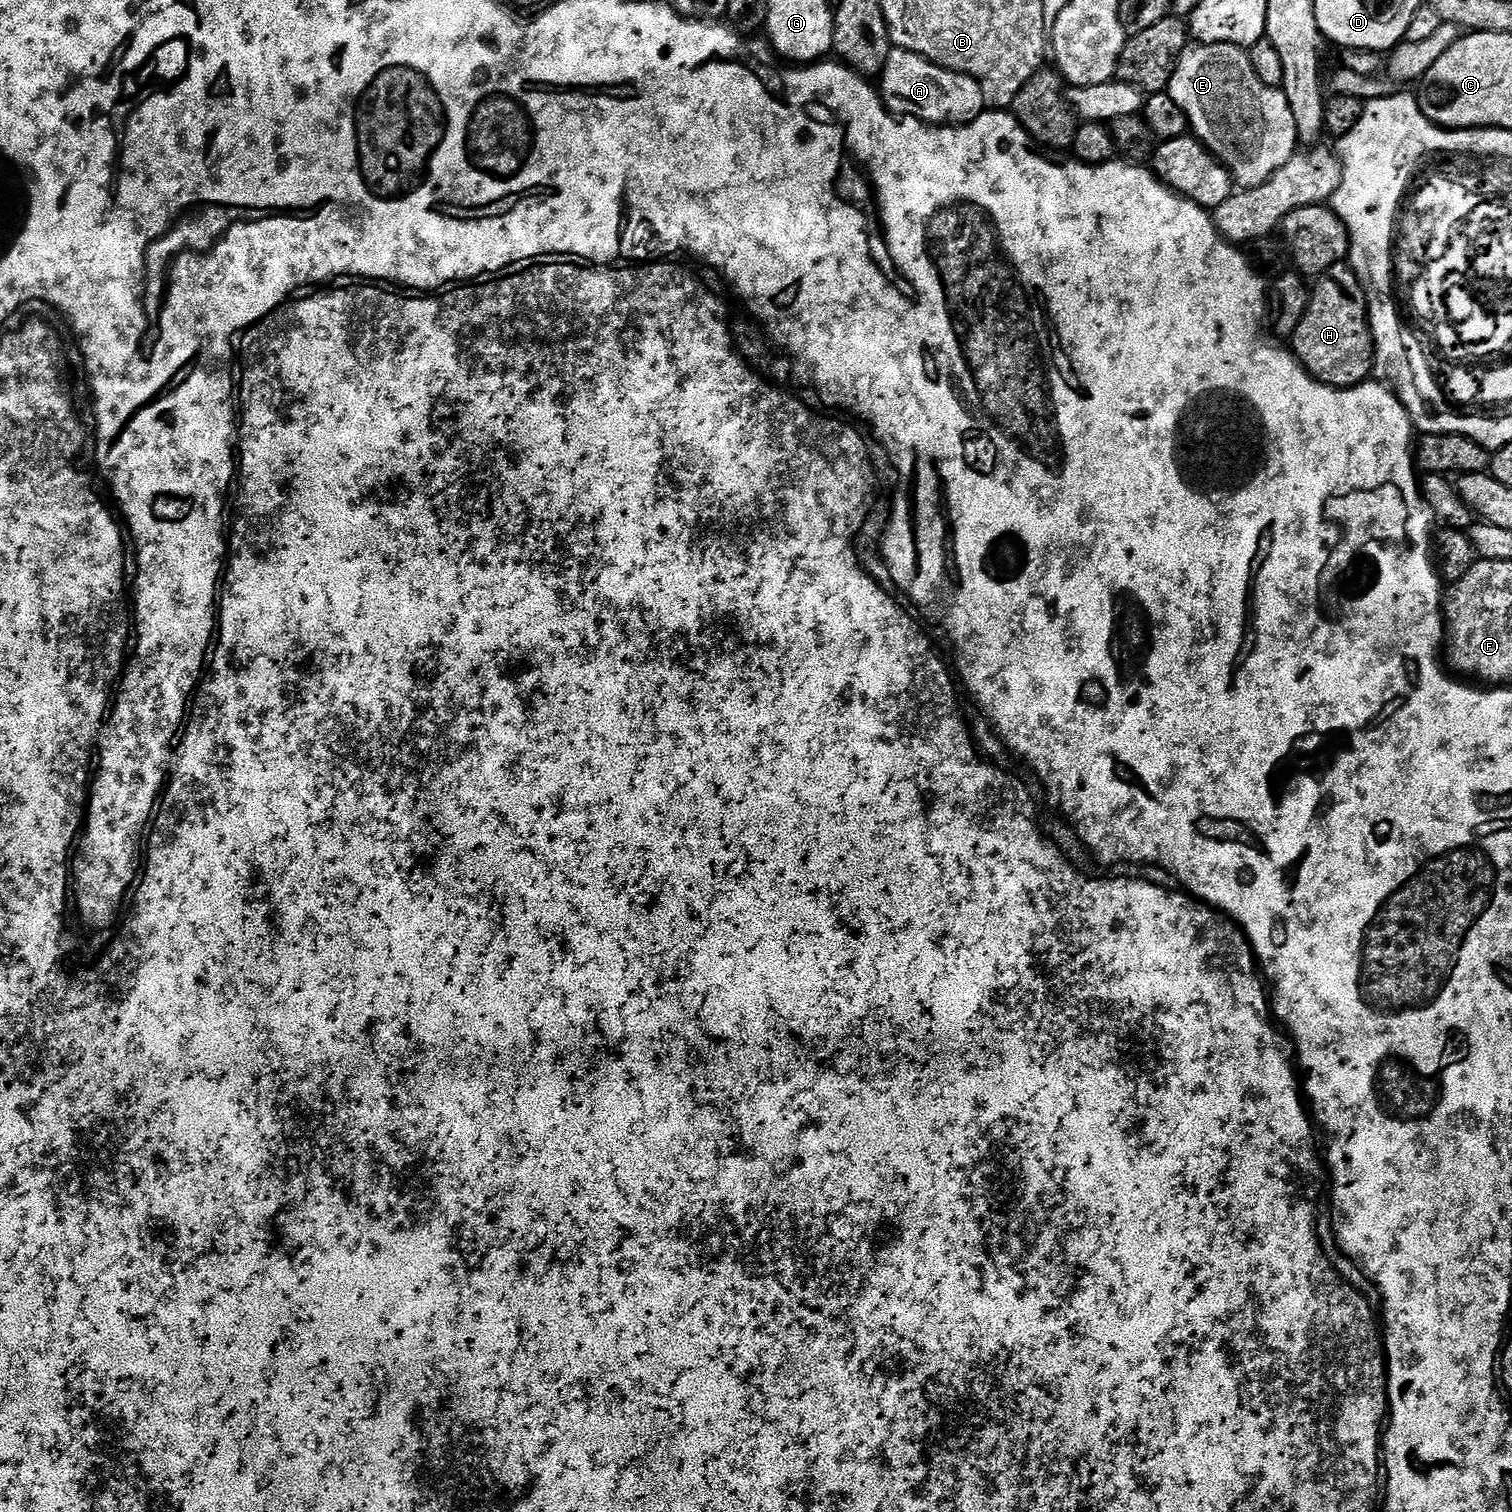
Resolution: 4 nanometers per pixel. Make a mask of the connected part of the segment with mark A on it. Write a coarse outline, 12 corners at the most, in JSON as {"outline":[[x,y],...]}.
{"outline":[[893,47],[878,80],[889,112],[929,126],[986,111],[980,83]]}

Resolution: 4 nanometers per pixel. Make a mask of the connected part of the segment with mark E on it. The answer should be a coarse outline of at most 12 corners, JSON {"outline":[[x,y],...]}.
{"outline":[[1193,43],[1166,89],[1235,187],[1298,152],[1249,49]]}

